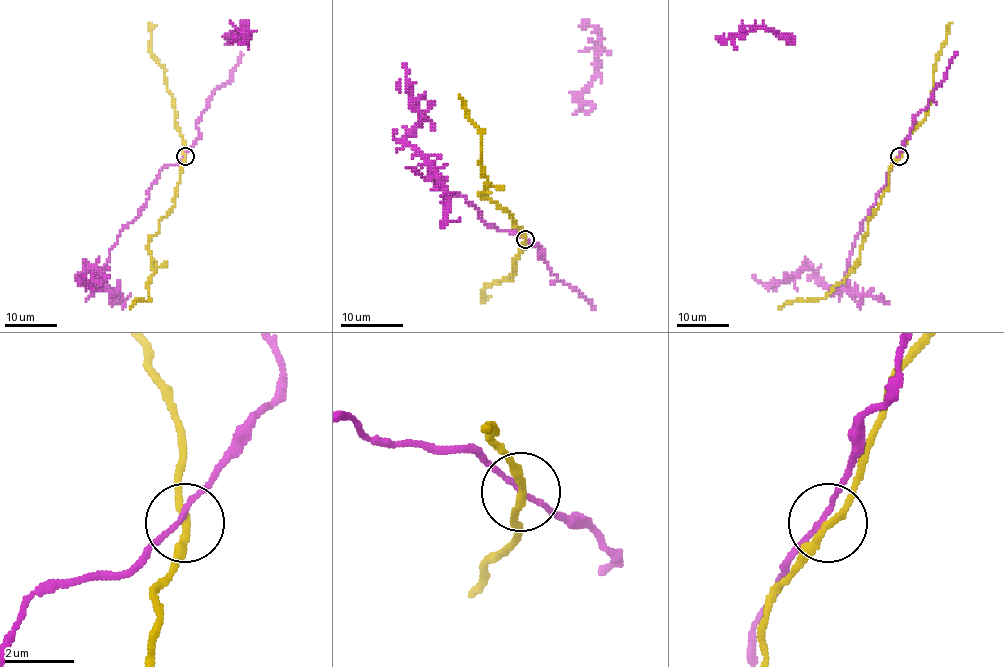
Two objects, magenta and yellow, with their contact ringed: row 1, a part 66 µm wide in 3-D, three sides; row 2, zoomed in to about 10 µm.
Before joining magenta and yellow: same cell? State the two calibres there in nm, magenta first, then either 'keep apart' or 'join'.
140/200 nm | join

